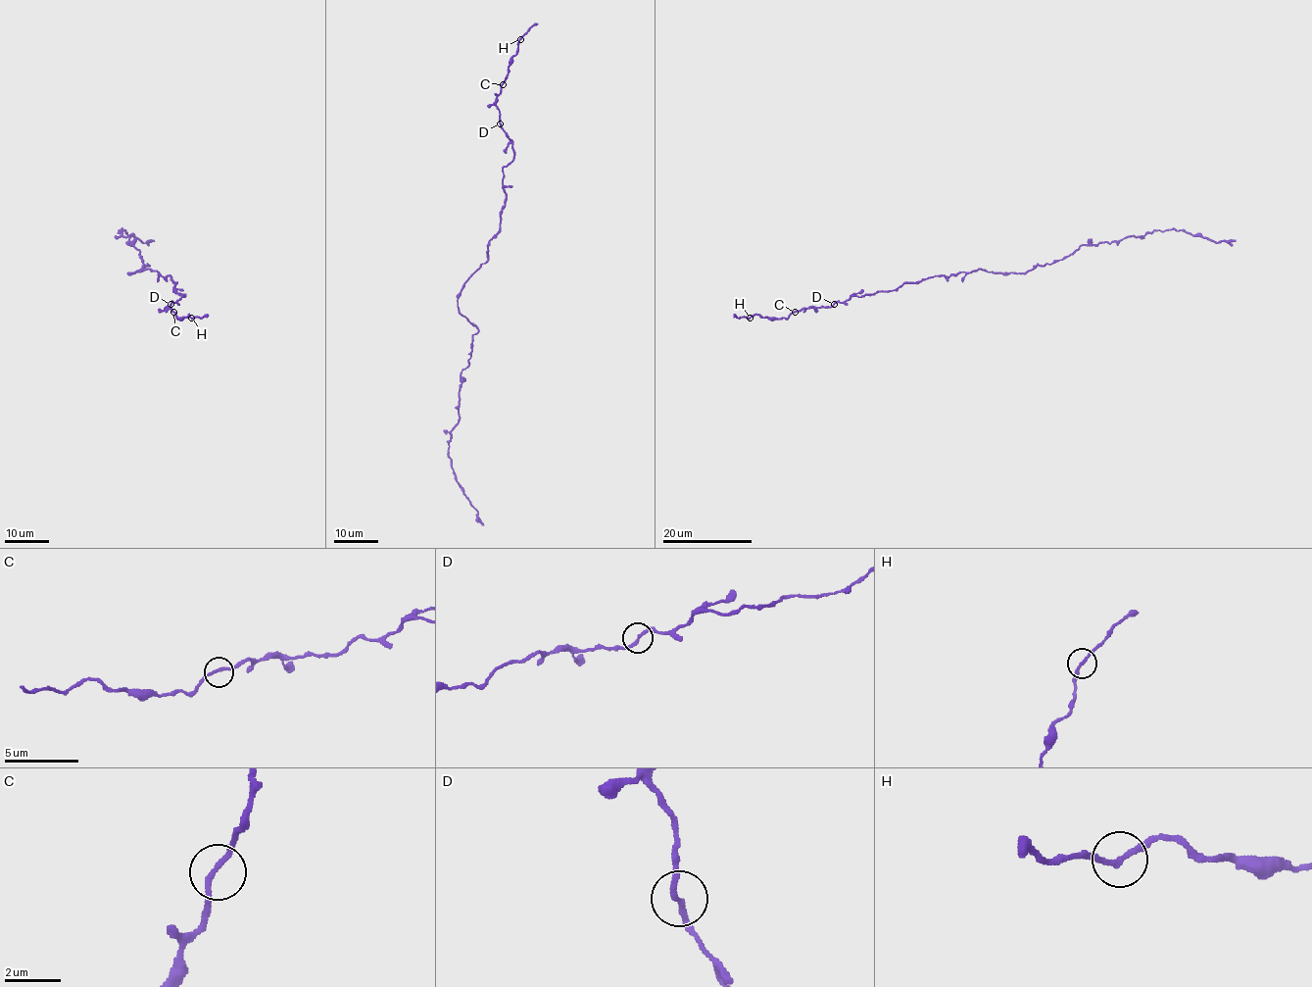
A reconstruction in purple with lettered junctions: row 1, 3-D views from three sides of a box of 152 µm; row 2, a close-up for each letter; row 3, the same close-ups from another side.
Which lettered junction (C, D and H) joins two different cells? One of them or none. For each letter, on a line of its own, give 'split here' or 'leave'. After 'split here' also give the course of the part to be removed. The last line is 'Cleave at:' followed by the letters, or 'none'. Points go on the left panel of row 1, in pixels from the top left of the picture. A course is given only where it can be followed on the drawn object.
C: leave
D: leave
H: leave
Cleave at: none

